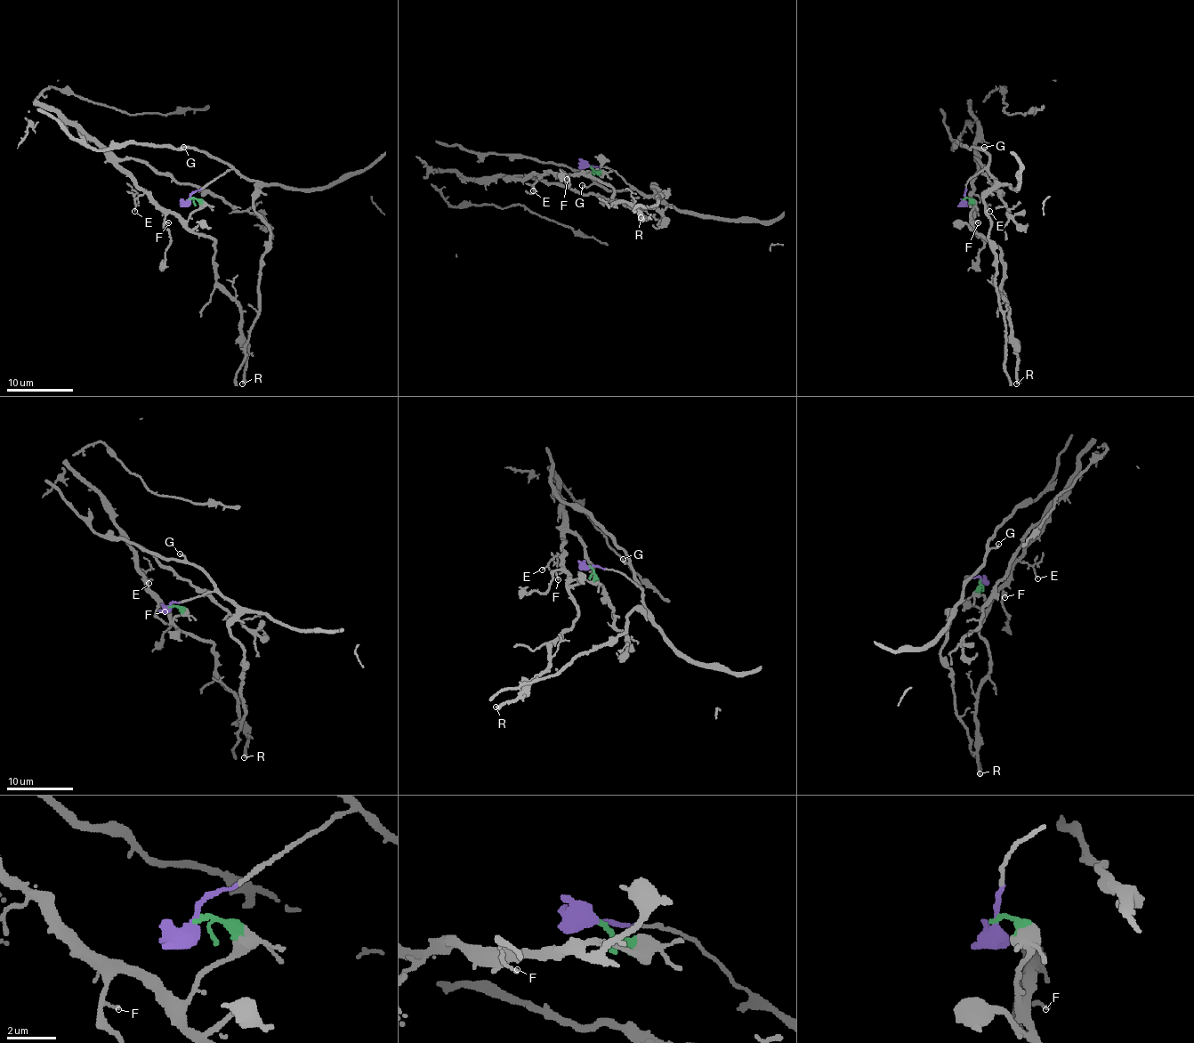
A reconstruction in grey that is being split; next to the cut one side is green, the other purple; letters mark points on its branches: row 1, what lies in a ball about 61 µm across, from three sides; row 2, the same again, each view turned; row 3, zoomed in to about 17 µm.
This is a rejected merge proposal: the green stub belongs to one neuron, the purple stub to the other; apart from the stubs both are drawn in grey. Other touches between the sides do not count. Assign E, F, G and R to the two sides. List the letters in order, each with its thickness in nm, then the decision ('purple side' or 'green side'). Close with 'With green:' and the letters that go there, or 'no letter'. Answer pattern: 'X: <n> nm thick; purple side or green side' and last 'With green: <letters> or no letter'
E: 80 nm thick; green side
F: 120 nm thick; green side
G: 120 nm thick; purple side
R: 300 nm thick; green side
With green: E, F, R

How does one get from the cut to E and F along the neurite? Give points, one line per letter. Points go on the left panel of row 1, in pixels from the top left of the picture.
E: (189, 198), (200, 203), (187, 220), (166, 214), (145, 193), (134, 200), (134, 212)
F: (189, 198), (195, 198), (200, 206), (187, 220), (180, 220), (172, 214), (165, 216), (163, 222), (168, 223)

